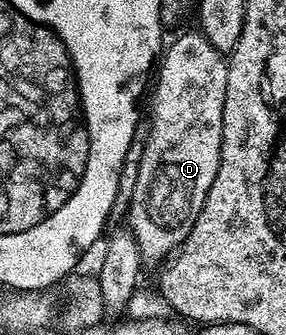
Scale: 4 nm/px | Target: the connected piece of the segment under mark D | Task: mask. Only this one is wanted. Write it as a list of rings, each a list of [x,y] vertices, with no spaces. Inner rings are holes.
[[[181,32],[172,46],[165,48],[158,72],[154,77],[152,93],[152,126],[140,153],[140,166],[136,169],[136,186],[132,189],[132,202],[128,205],[127,228],[138,243],[138,251],[145,262],[171,258],[180,244],[190,235],[198,211],[210,195],[210,183],[218,175],[222,151],[222,111],[226,103],[226,75],[228,63],[225,54],[219,53],[203,33]]]

